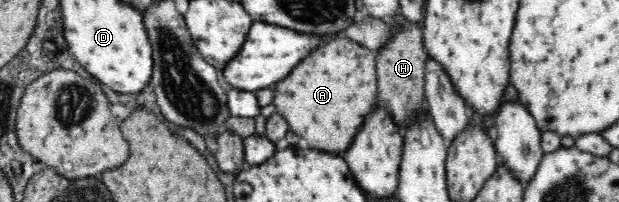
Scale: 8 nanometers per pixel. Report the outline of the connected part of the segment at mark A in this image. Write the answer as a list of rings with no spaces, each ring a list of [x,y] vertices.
[[[336,34],[335,37],[341,37],[341,39],[337,39],[337,41],[333,41],[333,43],[329,43],[329,45],[325,45],[325,47],[321,47],[321,49],[317,49],[309,59],[305,59],[283,83],[279,83],[277,85],[277,91],[275,91],[275,99],[273,99],[273,104],[276,107],[276,112],[281,114],[285,122],[289,125],[290,131],[293,133],[297,133],[299,137],[303,137],[307,143],[309,143],[309,147],[311,149],[319,149],[319,151],[325,151],[325,153],[333,153],[333,155],[343,155],[346,151],[351,147],[351,143],[353,143],[353,139],[355,139],[355,135],[357,135],[357,131],[361,131],[361,127],[363,127],[363,123],[367,121],[367,115],[369,113],[373,113],[373,107],[378,107],[378,83],[376,78],[376,60],[377,53],[370,51],[367,47],[359,47],[358,43],[351,41],[351,39],[347,38],[344,34],[339,36]]]

